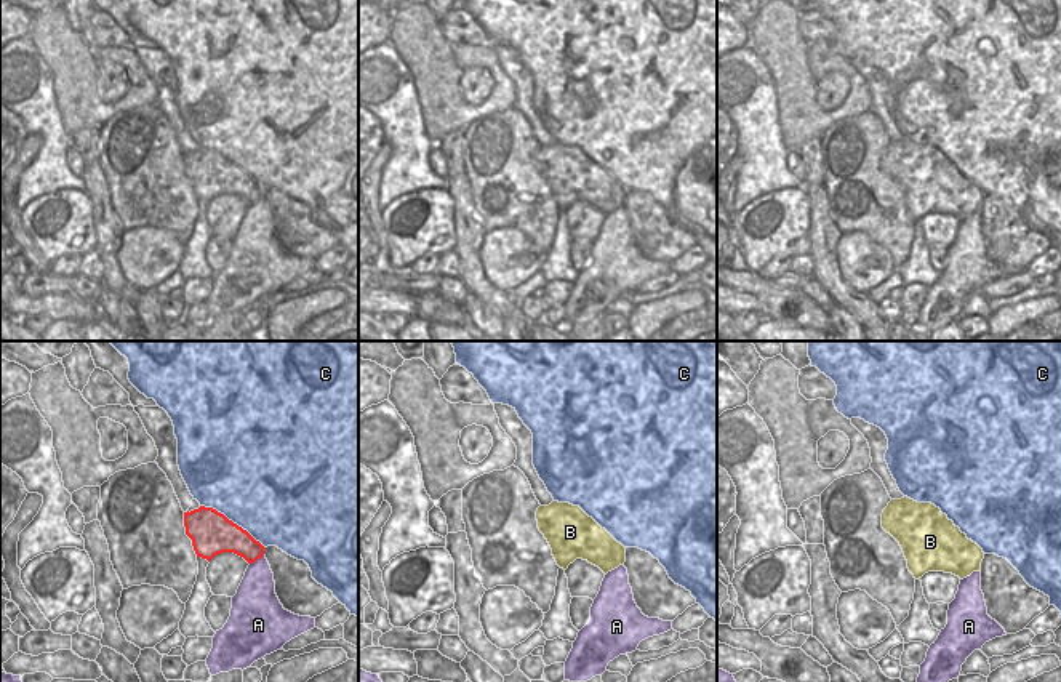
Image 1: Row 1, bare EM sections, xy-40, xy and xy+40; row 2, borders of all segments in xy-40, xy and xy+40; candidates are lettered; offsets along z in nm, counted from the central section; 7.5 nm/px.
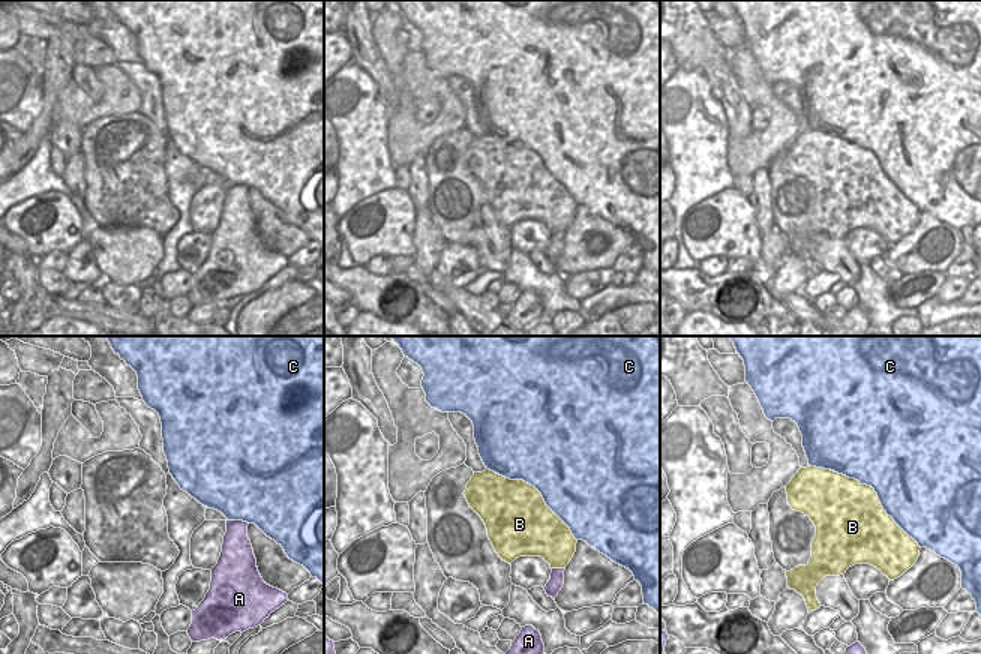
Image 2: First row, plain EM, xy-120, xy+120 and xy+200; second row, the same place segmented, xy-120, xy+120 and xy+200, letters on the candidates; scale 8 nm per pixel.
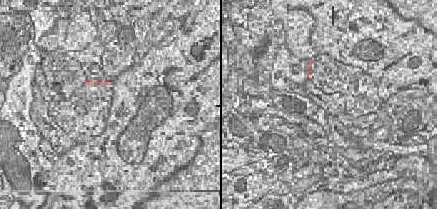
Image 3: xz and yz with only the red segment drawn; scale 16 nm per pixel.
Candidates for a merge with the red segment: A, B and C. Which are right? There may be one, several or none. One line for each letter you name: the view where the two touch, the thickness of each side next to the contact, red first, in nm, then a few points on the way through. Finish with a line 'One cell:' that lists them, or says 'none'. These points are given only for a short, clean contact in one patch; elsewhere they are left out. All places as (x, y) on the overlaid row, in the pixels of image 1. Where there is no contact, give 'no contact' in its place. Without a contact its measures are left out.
One cell: none

